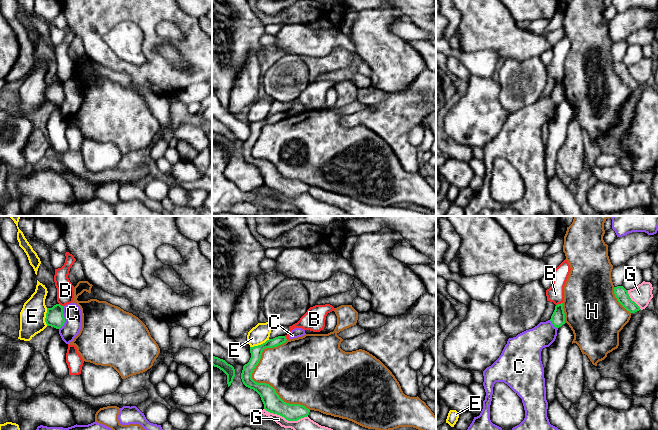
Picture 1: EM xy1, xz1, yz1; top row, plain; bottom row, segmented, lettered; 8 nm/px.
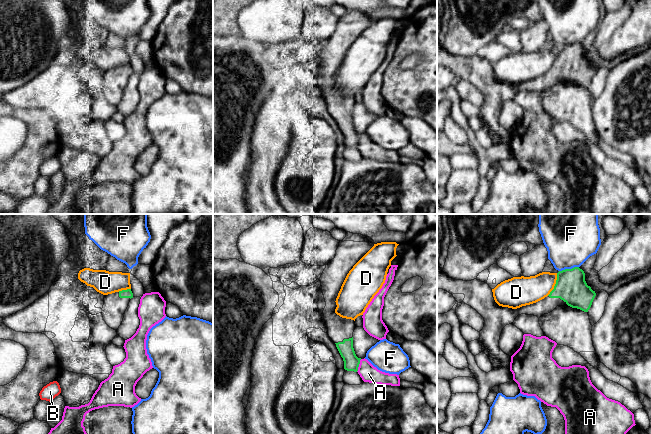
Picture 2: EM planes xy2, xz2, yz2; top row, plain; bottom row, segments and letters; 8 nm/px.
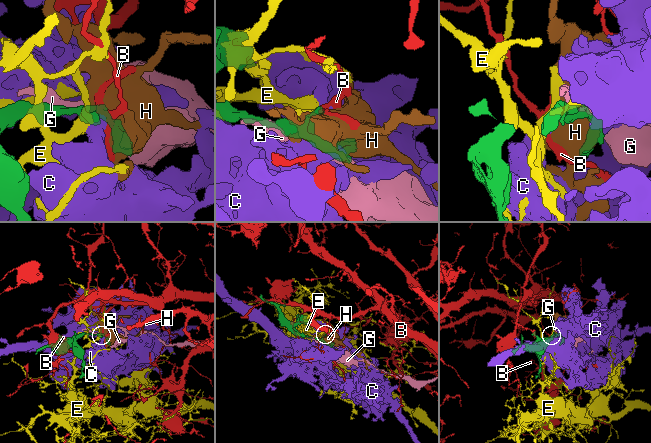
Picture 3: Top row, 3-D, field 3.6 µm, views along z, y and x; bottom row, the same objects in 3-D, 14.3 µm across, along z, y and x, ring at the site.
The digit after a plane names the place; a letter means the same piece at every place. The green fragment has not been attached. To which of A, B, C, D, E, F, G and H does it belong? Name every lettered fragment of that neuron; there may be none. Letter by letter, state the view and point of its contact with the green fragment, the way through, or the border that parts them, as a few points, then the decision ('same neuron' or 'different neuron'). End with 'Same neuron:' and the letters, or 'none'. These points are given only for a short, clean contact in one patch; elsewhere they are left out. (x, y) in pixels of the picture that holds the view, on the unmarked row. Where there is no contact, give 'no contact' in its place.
A: xz2 (358, 141) | different neuron
B: yz1 (559, 80) | along yz1 (562, 78), (556, 81) | different neuron
C: xy1 (64, 94) | different neuron
D: yz2 (555, 60) | along yz2 (557, 49), (554, 64), (547, 71) | different neuron
E: xz1 (259, 121) | different neuron
F: yz2 (568, 45) | different neuron
G: xz1 (286, 195) | different neuron
H: xz1 (267, 160) | different neuron
Same neuron: none

